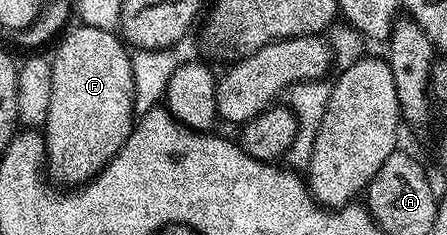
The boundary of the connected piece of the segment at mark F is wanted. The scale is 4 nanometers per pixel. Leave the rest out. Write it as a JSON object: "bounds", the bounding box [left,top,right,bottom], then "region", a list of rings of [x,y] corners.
{"bounds":[45,23,137,186],"region":[[[80,23],[78,27],[75,29],[72,27],[62,33],[61,39],[54,45],[56,46],[55,56],[50,57],[53,70],[53,95],[49,98],[49,118],[45,125],[45,172],[59,186],[82,186],[87,181],[94,180],[97,173],[123,149],[125,142],[131,136],[131,129],[137,123],[135,99],[133,98],[133,68],[128,45],[112,30],[101,30],[97,26],[89,26],[84,23]]]}

